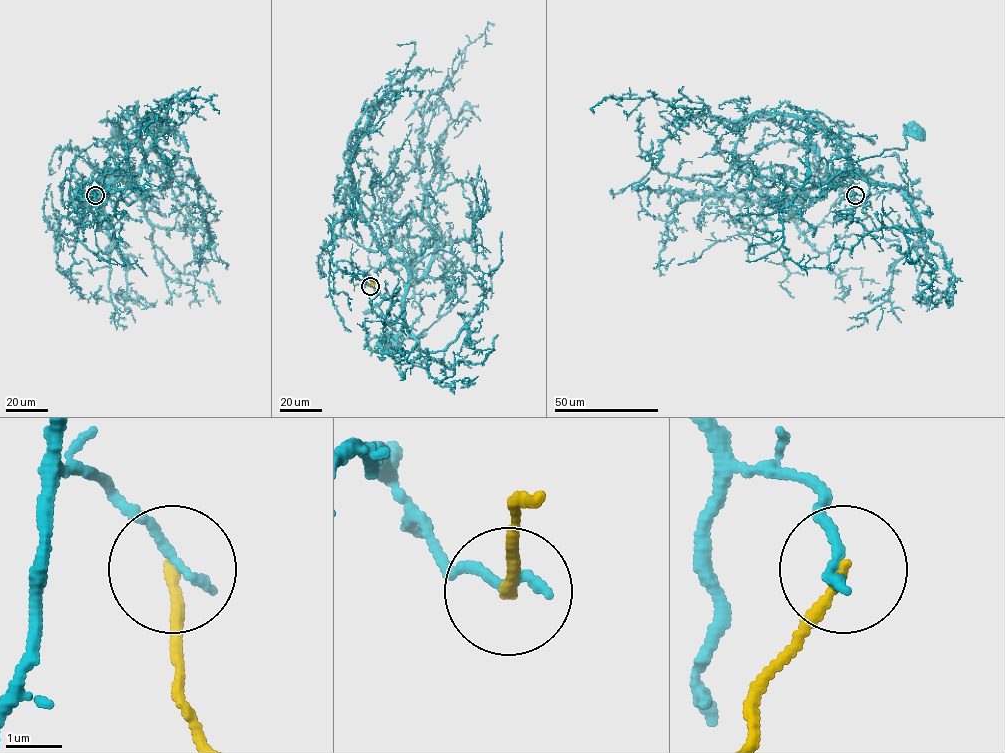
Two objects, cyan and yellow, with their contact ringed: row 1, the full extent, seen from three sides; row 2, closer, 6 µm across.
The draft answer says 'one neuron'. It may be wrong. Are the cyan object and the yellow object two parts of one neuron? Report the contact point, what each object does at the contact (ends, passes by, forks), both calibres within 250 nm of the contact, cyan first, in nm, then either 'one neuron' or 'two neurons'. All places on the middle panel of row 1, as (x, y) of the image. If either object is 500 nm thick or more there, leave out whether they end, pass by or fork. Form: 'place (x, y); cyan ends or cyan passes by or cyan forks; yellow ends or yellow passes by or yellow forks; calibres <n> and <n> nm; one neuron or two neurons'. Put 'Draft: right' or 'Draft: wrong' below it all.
place (370, 286); cyan ends; yellow ends; calibres 200 and 200 nm; two neurons
Draft: wrong

